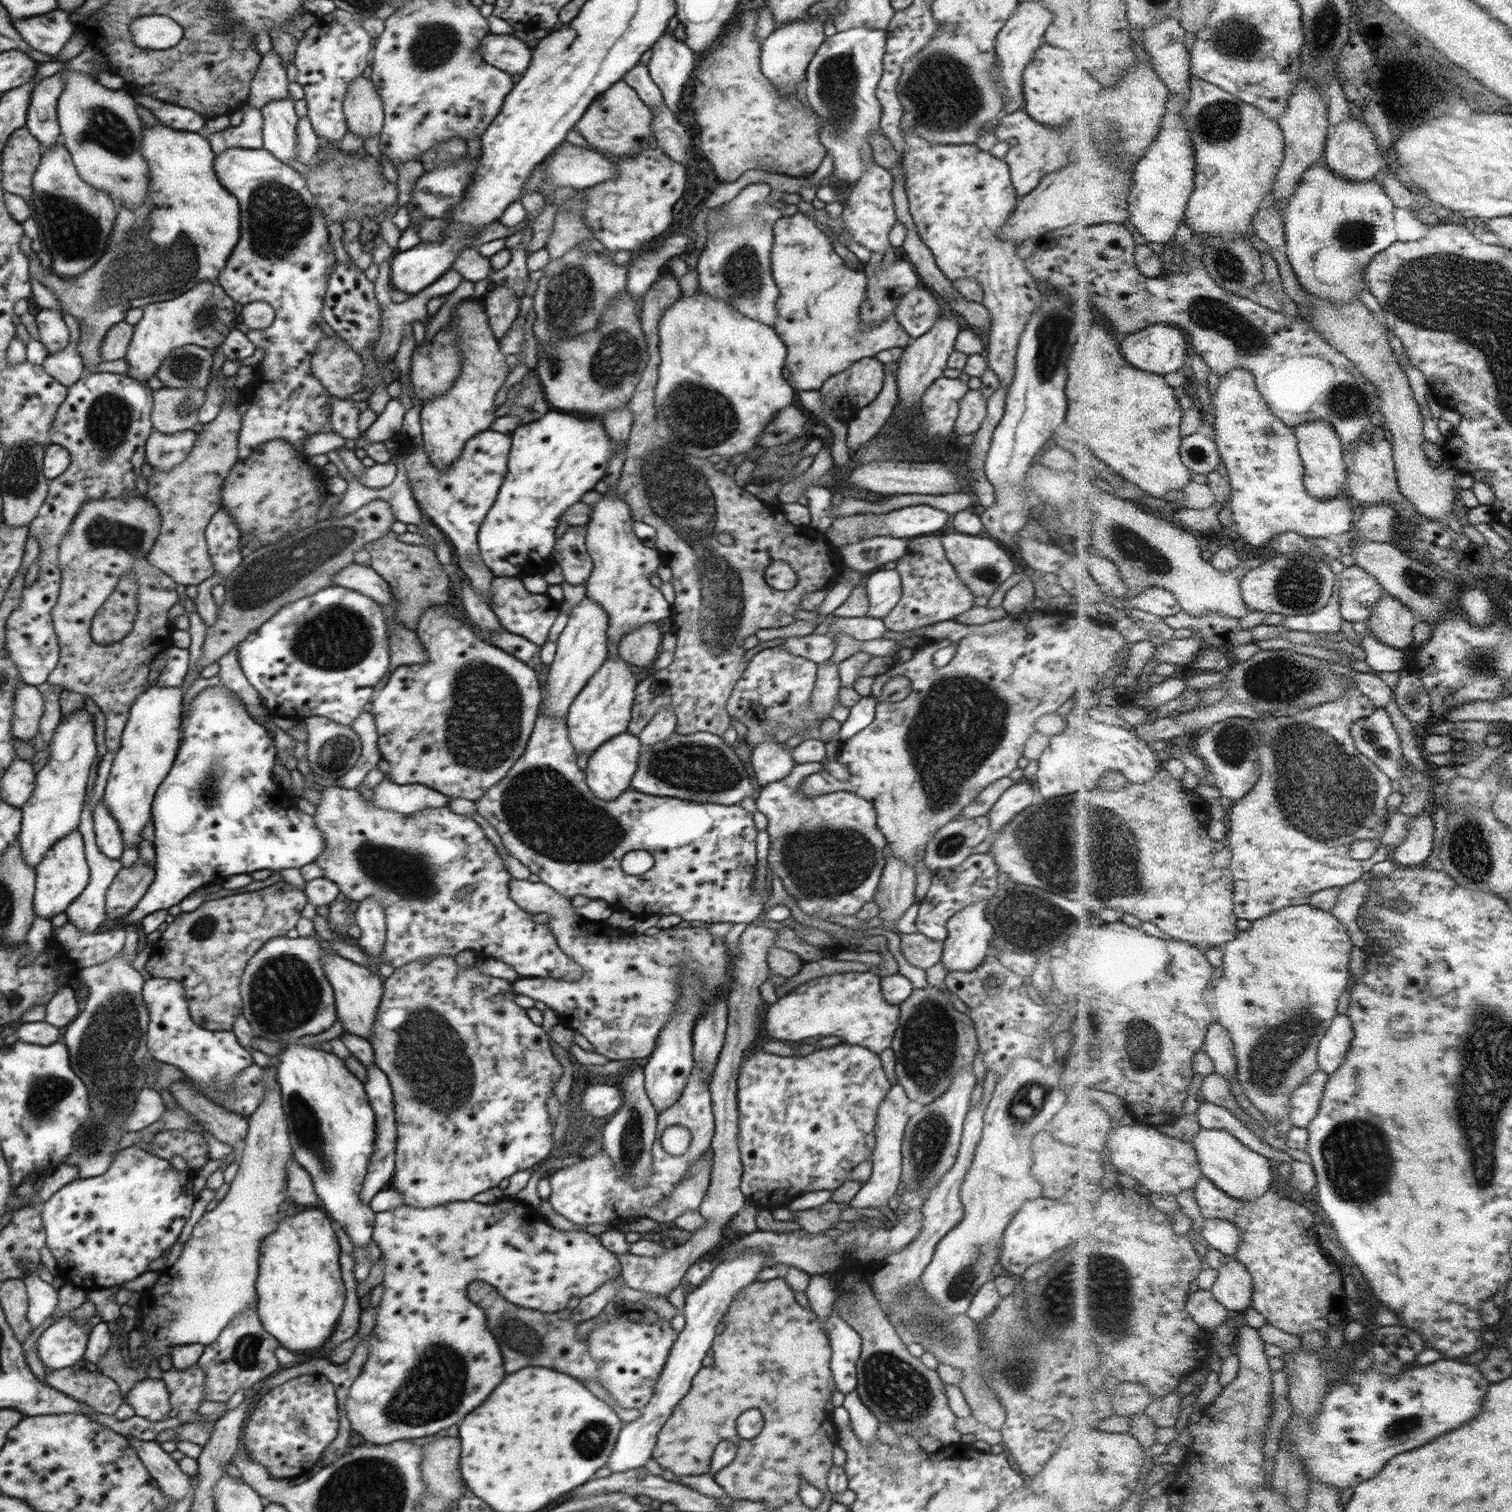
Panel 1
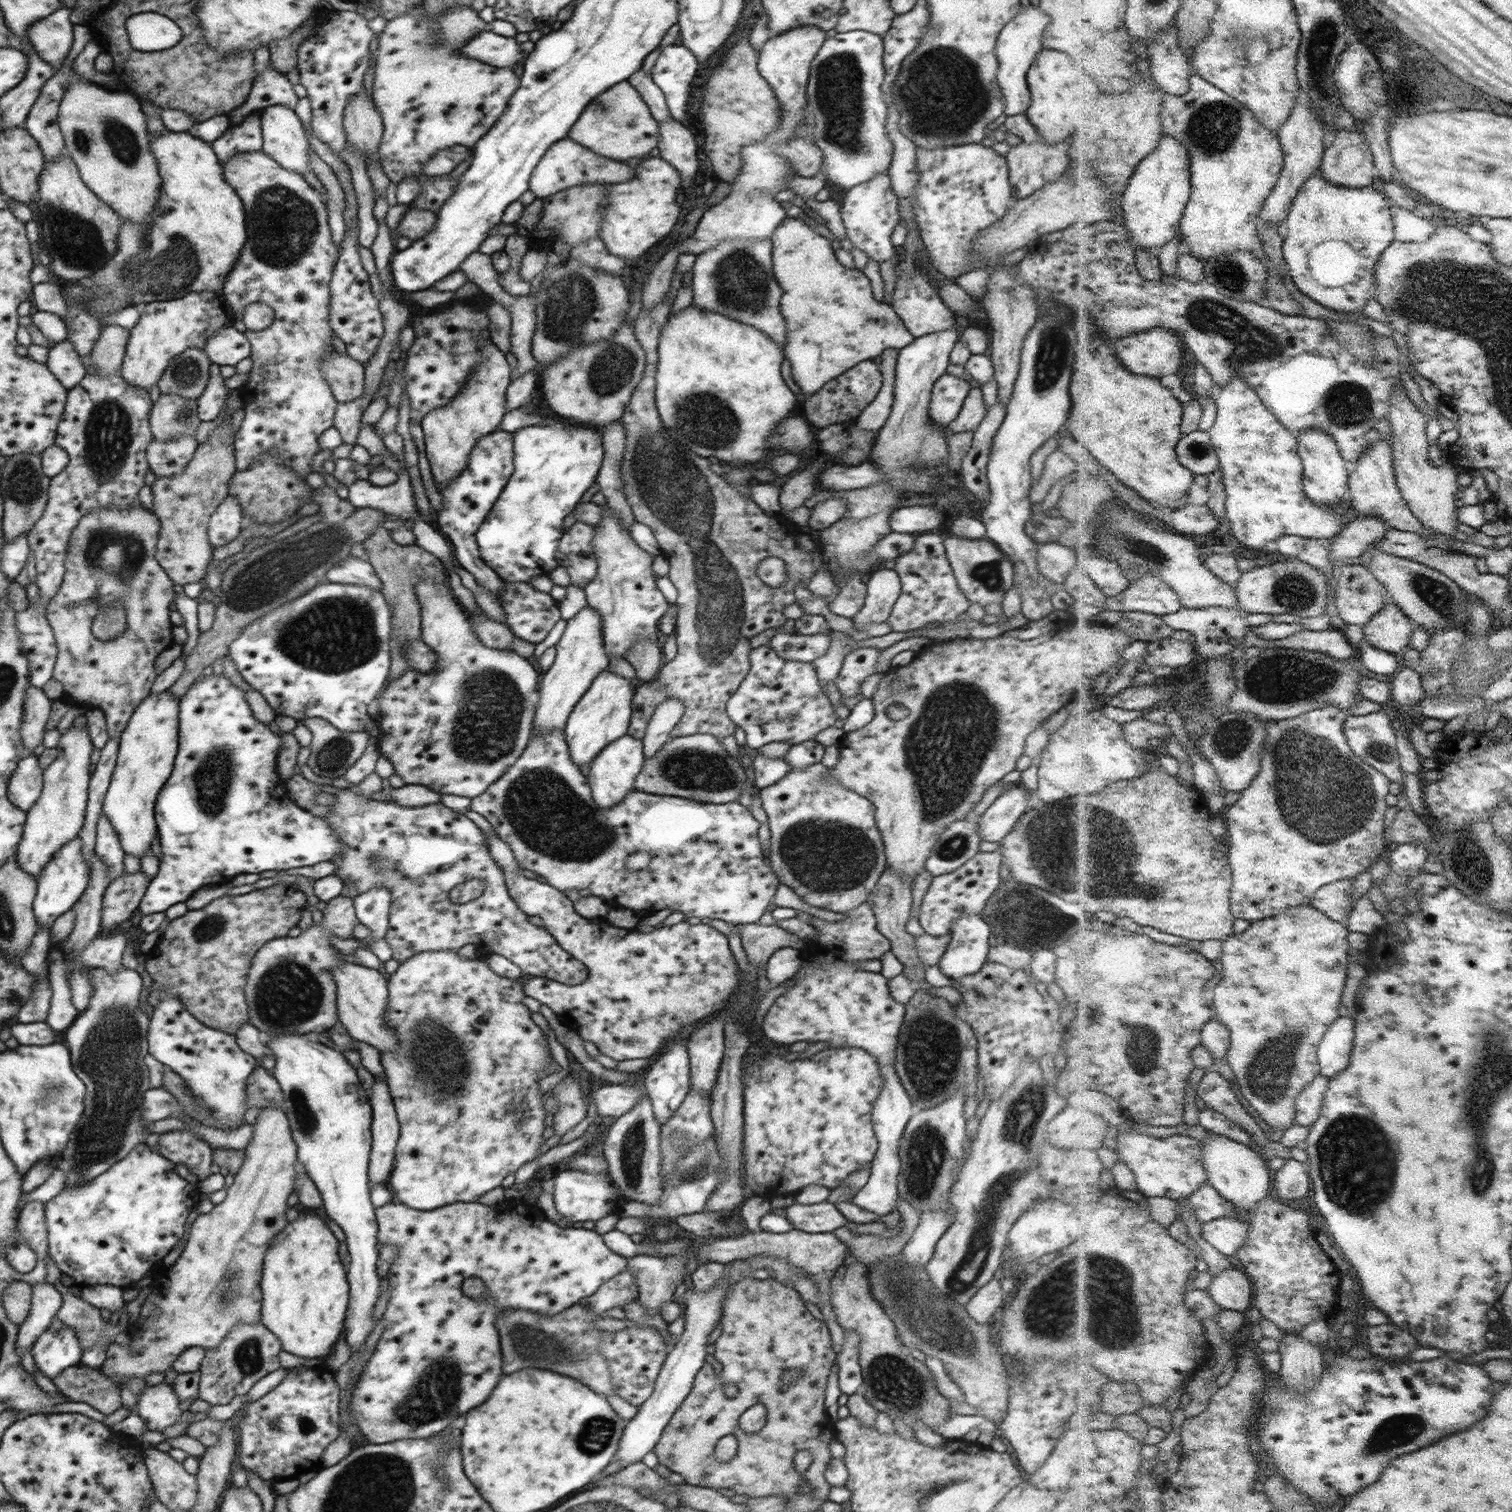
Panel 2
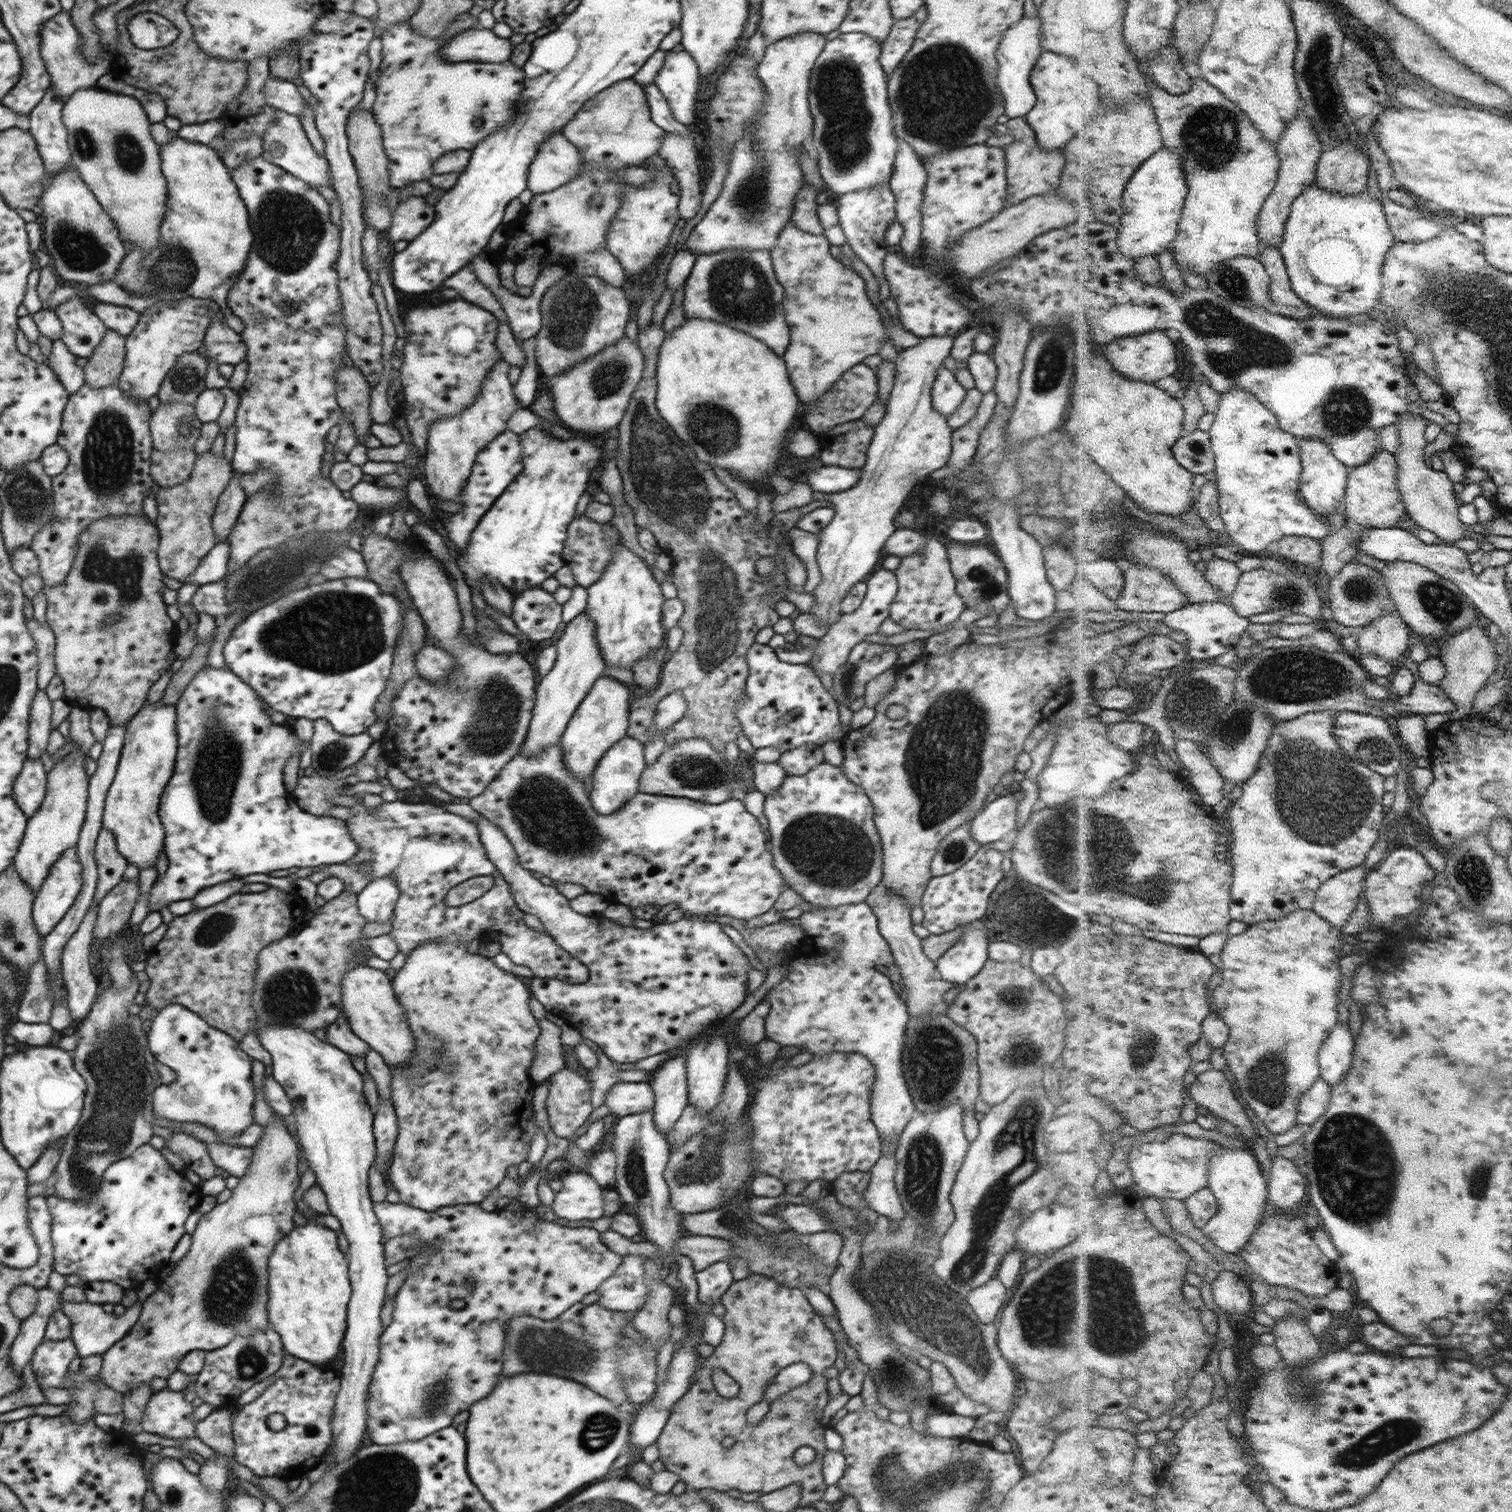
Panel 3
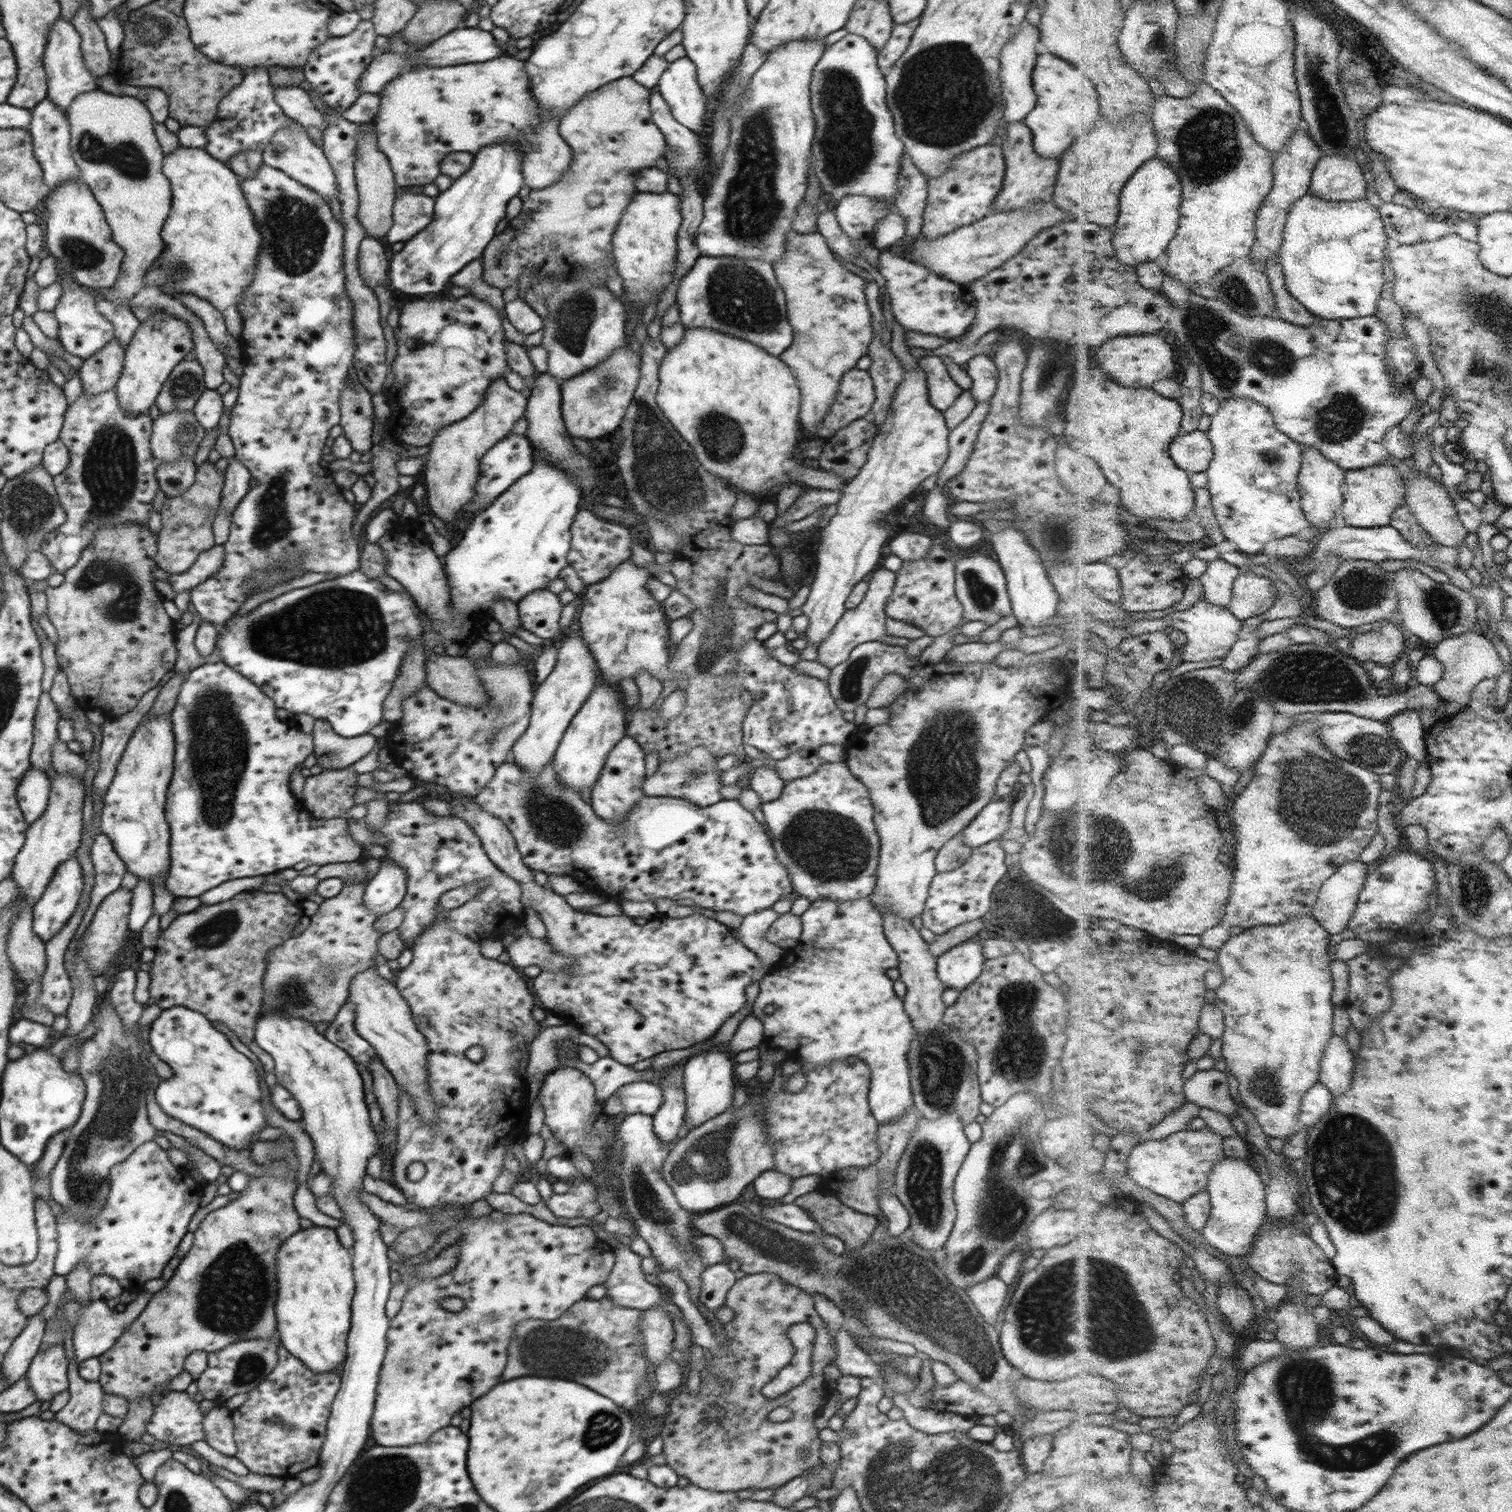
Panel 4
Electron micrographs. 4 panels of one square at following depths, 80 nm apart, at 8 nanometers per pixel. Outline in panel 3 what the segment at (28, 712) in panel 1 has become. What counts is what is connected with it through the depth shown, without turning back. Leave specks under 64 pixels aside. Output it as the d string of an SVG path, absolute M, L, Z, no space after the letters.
M37 690L30 709L30 728L28 728L27 756L40 759L48 744L52 729L52 701L44 690Z

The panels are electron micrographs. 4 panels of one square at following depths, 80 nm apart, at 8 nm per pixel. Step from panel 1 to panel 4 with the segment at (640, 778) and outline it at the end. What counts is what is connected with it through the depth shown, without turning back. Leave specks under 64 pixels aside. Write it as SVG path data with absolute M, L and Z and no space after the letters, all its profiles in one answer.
M695 746L672 760L662 761L654 774L646 776L643 794L655 797L674 797L692 802L696 806L707 807L722 800L720 781L722 770L718 769L718 759L706 747Z

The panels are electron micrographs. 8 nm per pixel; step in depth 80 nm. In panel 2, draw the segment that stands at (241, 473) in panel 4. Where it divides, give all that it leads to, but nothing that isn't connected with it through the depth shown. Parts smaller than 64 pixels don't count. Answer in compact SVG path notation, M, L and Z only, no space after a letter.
M228 494L207 524L207 535L214 549L226 546L239 535L245 524L243 517L239 500Z

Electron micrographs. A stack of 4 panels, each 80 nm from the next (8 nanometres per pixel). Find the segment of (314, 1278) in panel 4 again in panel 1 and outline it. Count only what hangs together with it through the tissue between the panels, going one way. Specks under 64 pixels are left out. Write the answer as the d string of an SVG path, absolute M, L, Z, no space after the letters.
M306 1208L280 1220L260 1245L259 1271L255 1284L257 1313L266 1332L292 1353L307 1358L316 1355L330 1340L345 1305L345 1284L341 1275L341 1246L332 1228L331 1218L319 1208Z

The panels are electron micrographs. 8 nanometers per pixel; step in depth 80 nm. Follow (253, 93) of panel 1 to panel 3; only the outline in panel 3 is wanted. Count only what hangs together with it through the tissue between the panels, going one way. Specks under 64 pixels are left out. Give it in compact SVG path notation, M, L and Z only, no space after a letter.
M270 75L265 80L263 95L266 103L274 106L274 109L288 112L301 119L306 102L292 81L277 79Z

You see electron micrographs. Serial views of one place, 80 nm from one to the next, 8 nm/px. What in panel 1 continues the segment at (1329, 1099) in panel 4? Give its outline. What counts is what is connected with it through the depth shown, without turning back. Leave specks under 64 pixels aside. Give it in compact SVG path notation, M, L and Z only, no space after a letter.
M1320 1070L1292 1096L1291 1119L1294 1126L1309 1129L1323 1107L1331 1076Z

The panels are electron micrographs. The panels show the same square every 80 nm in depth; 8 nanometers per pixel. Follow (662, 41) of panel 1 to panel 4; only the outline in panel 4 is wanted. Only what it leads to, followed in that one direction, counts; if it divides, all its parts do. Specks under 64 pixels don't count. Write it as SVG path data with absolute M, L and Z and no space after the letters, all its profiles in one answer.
M679 57L669 62L658 81L659 93L669 106L672 117L694 134L700 135L704 128L704 114L706 114L707 96L703 93L697 81L696 65L688 57Z

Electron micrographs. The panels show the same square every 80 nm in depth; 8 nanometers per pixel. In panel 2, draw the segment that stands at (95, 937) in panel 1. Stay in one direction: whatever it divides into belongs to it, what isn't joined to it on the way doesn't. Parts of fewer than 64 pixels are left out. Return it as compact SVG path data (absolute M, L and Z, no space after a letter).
M116 933L90 939L79 954L86 965L103 968L106 973L114 974L122 965L122 953L127 945L126 934Z

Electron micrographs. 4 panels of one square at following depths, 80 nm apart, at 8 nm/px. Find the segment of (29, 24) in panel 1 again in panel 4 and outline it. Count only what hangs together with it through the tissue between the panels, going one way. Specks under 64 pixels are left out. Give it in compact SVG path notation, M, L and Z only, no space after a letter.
M63 17L56 19L47 35L48 42L43 54L43 67L47 74L47 97L52 104L56 104L56 108L60 108L60 112L63 112L66 117L68 106L72 105L76 96L96 90L98 82L84 62L81 36L71 21L66 21Z

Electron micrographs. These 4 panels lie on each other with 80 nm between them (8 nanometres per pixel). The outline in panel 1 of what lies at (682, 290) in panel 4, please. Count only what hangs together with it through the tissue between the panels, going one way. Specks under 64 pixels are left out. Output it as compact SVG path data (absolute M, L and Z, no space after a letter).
M756 183L746 186L735 198L727 202L727 227L722 227L708 236L695 269L698 271L700 291L728 301L743 315L773 328L776 320L775 302L779 295L771 271L773 227L748 220L761 204L772 201L771 195L771 186Z

